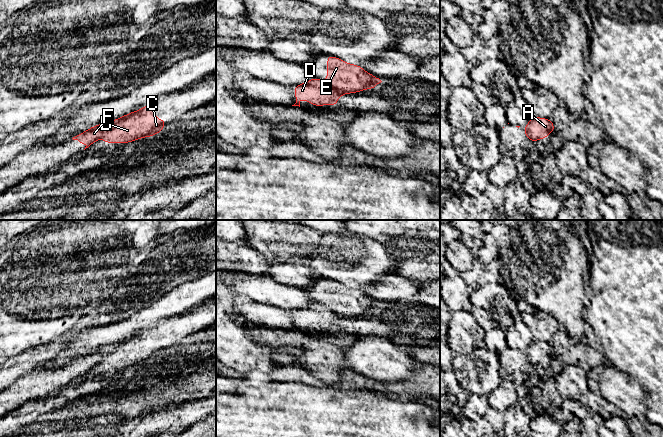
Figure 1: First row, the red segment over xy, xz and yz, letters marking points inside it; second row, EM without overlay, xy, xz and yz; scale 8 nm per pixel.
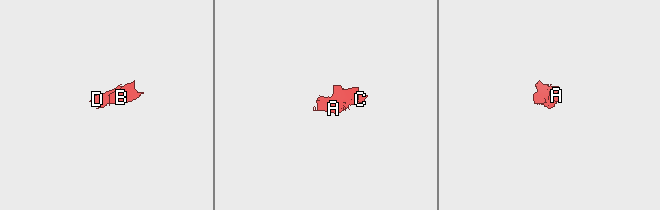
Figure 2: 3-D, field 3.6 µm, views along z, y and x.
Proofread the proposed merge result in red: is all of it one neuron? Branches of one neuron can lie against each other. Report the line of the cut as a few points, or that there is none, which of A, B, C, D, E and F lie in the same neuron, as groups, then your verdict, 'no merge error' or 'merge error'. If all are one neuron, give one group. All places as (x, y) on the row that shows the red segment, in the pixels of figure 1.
cut in xy along (136, 111), (120, 119), (111, 128), (107, 129), (102, 136); A D F / B C E; merge error

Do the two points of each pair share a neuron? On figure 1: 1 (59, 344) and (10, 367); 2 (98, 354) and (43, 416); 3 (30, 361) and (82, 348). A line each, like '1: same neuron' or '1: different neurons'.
1: same neuron
2: different neurons
3: different neurons

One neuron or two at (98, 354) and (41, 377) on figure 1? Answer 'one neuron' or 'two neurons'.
one neuron

